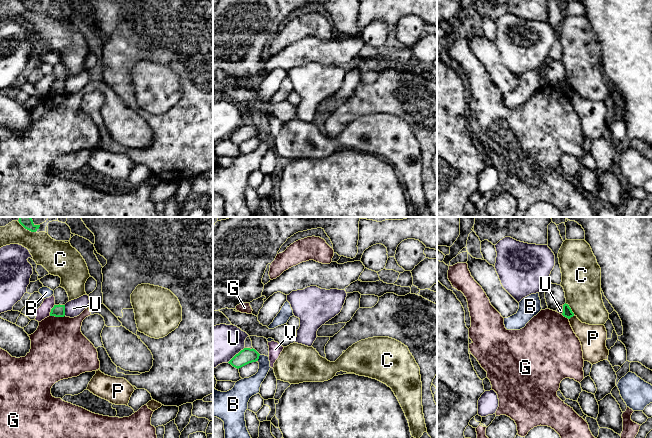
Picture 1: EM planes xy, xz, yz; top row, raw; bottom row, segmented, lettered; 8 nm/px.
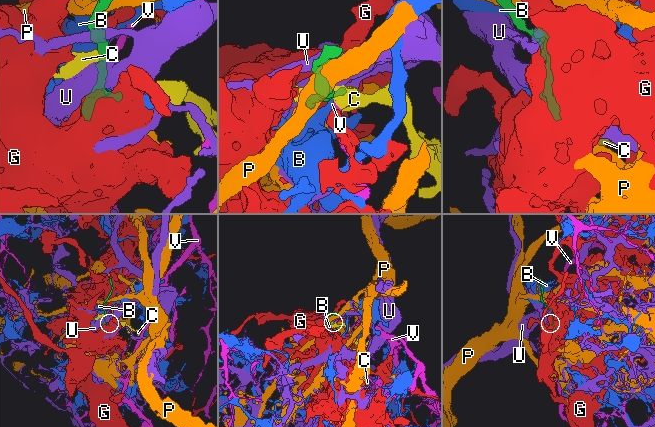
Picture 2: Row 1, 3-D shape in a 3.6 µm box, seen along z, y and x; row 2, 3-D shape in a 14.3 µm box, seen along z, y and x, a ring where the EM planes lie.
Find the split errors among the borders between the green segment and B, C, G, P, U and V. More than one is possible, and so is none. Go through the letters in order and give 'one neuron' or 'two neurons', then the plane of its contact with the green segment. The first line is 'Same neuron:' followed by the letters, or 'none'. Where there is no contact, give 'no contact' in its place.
Same neuron: none
B: two neurons; contact in xz
C: two neurons; contact in yz
G: two neurons; contact in xy
P: two neurons; contact in yz
U: two neurons; contact in xz
V: two neurons; contact in xy

